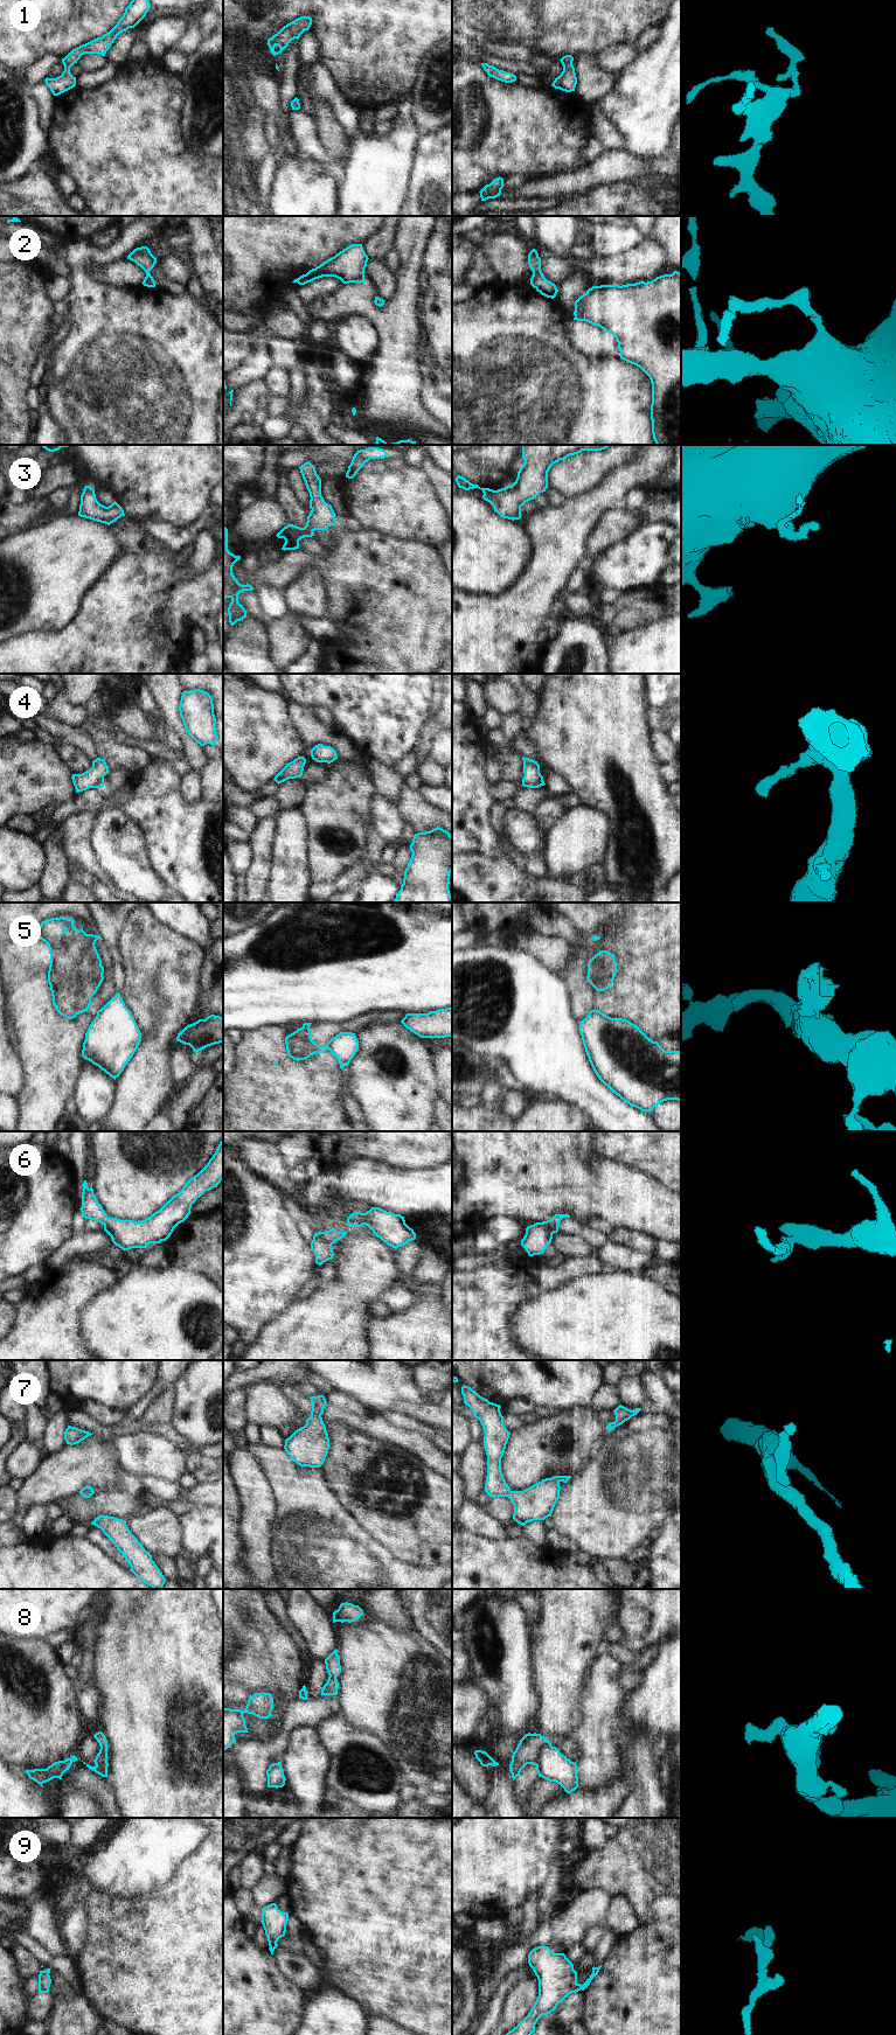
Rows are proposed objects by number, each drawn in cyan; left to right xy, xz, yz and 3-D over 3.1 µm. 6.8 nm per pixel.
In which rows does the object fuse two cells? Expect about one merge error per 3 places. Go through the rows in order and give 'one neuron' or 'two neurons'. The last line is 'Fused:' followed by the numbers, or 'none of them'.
1: one neuron
2: one neuron
3: one neuron
4: one neuron
5: two neurons
6: one neuron
7: one neuron
8: two neurons
9: one neuron
Fused: 5, 8

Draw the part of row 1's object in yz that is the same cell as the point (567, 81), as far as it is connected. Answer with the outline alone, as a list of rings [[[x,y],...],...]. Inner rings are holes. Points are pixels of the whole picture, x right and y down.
[[[565,55],[560,61],[563,65],[563,71],[555,78],[551,86],[565,92],[575,91],[577,77],[572,65],[574,57],[571,55]]]

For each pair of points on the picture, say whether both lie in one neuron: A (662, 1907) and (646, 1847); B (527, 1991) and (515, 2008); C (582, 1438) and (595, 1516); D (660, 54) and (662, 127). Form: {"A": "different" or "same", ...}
{"A": "different", "B": "same", "C": "different", "D": "same"}

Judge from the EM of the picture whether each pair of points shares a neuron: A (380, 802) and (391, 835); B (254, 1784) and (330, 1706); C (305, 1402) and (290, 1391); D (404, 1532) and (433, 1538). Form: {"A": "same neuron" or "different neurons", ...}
{"A": "same neuron", "B": "same neuron", "C": "same neuron", "D": "same neuron"}

